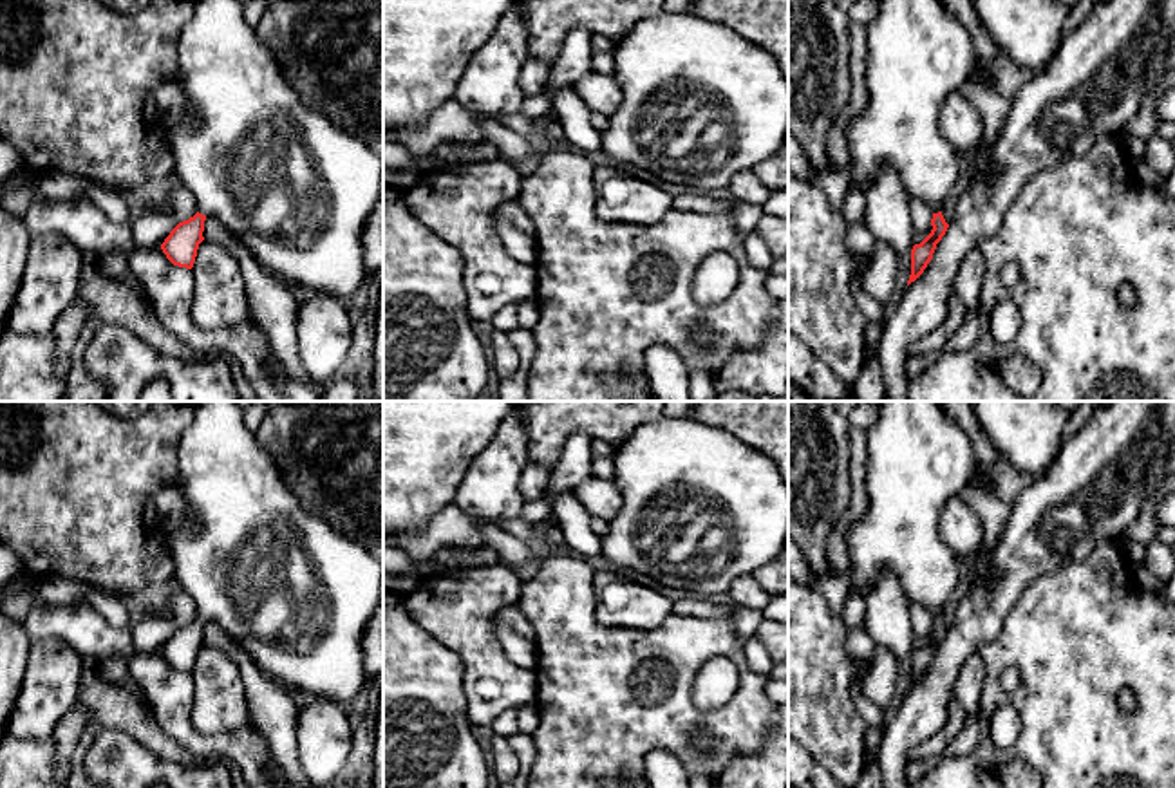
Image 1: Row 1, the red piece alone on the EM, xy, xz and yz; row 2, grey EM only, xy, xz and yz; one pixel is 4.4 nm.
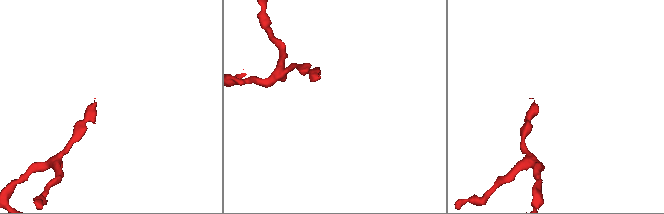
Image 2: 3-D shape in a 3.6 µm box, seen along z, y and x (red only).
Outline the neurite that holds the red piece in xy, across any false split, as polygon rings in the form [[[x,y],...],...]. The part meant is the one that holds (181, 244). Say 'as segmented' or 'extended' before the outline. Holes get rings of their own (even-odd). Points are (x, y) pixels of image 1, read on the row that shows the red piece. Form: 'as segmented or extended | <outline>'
extended | [[[193,0],[193,14],[179,38],[179,72],[175,81],[181,85],[183,94],[188,99],[188,114],[177,127],[168,130],[168,139],[175,159],[174,174],[197,201],[197,213],[188,220],[179,222],[164,239],[161,249],[166,258],[174,266],[192,269],[199,244],[204,240],[204,220],[210,215],[217,219],[231,235],[235,235],[264,269],[287,284],[309,287],[315,291],[315,295],[327,293],[343,302],[354,295],[363,284],[367,273],[363,264],[363,228],[365,219],[380,197],[383,179],[380,157],[360,137],[336,127],[324,114],[311,110],[300,101],[293,87],[286,81],[268,47],[257,38],[257,29],[246,23],[244,4],[240,0]]]

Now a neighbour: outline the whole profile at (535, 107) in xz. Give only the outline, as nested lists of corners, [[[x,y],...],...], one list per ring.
[[[540,92],[537,96],[526,96],[519,112],[528,117],[539,119],[550,112],[550,107],[550,99],[544,92]]]

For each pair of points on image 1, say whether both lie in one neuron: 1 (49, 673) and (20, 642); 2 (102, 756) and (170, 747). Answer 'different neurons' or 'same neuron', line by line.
1: different neurons
2: different neurons

